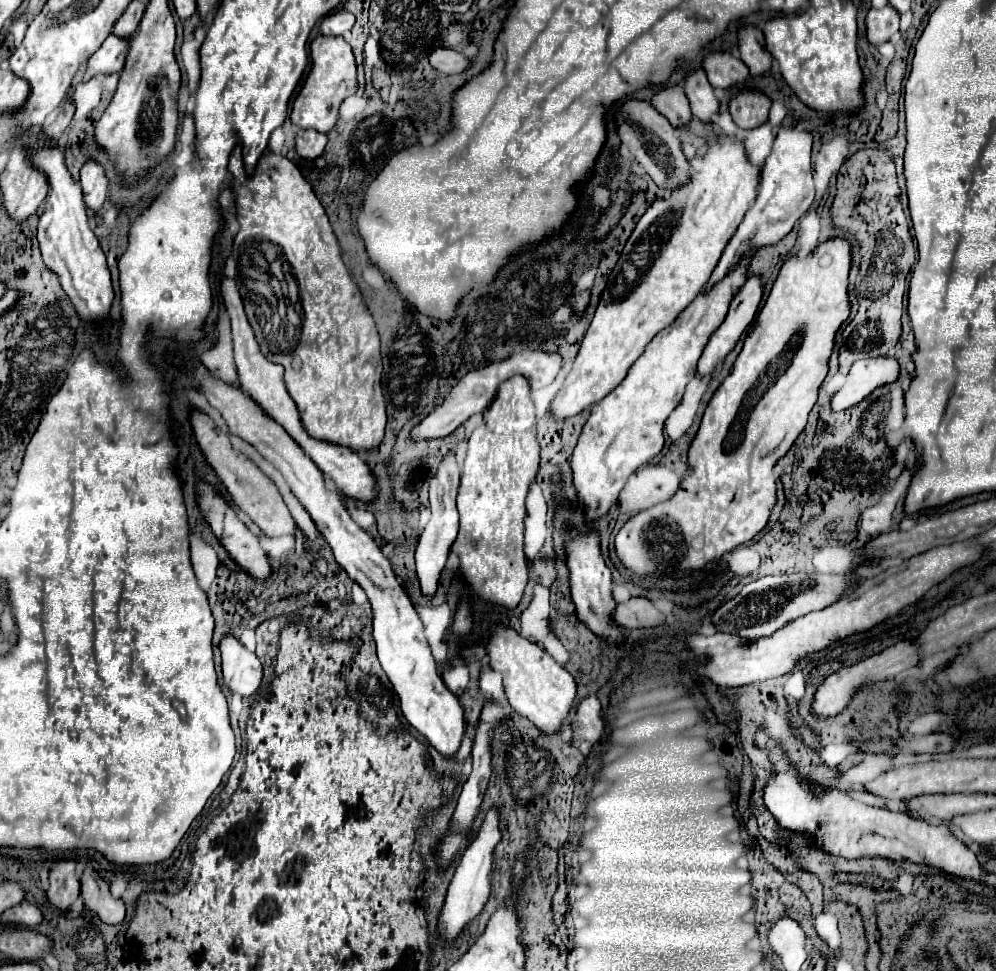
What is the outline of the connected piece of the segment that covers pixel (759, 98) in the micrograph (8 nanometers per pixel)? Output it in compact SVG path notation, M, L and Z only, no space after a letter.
M748 88L748 90L740 90L740 92L732 94L730 114L740 128L750 130L750 128L756 128L762 122L766 122L770 104L772 104L772 100L766 94Z

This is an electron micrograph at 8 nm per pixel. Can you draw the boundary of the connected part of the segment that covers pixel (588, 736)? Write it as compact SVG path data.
M588 696L578 702L576 714L570 722L572 740L578 742L578 750L588 756L592 746L600 740L604 732L604 720L600 716L600 702L596 696Z

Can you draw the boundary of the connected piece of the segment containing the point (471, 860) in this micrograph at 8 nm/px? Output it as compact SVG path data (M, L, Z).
M490 808L490 812L486 814L484 824L480 828L480 834L468 846L468 850L464 852L464 856L462 856L458 868L456 868L456 874L454 874L454 878L450 882L446 904L442 908L442 916L440 916L440 922L438 922L438 930L448 940L454 940L460 934L460 930L474 916L478 916L480 910L484 908L484 904L488 902L488 896L490 896L490 878L492 878L492 862L494 862L492 860L492 854L494 854L496 844L502 840L502 830L498 828L498 824L500 824L498 810L496 808Z

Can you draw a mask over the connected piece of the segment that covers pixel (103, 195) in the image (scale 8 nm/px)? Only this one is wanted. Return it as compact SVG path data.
M90 158L80 170L80 182L82 182L86 206L100 210L108 198L108 178L106 178L102 164L98 164L94 158Z

